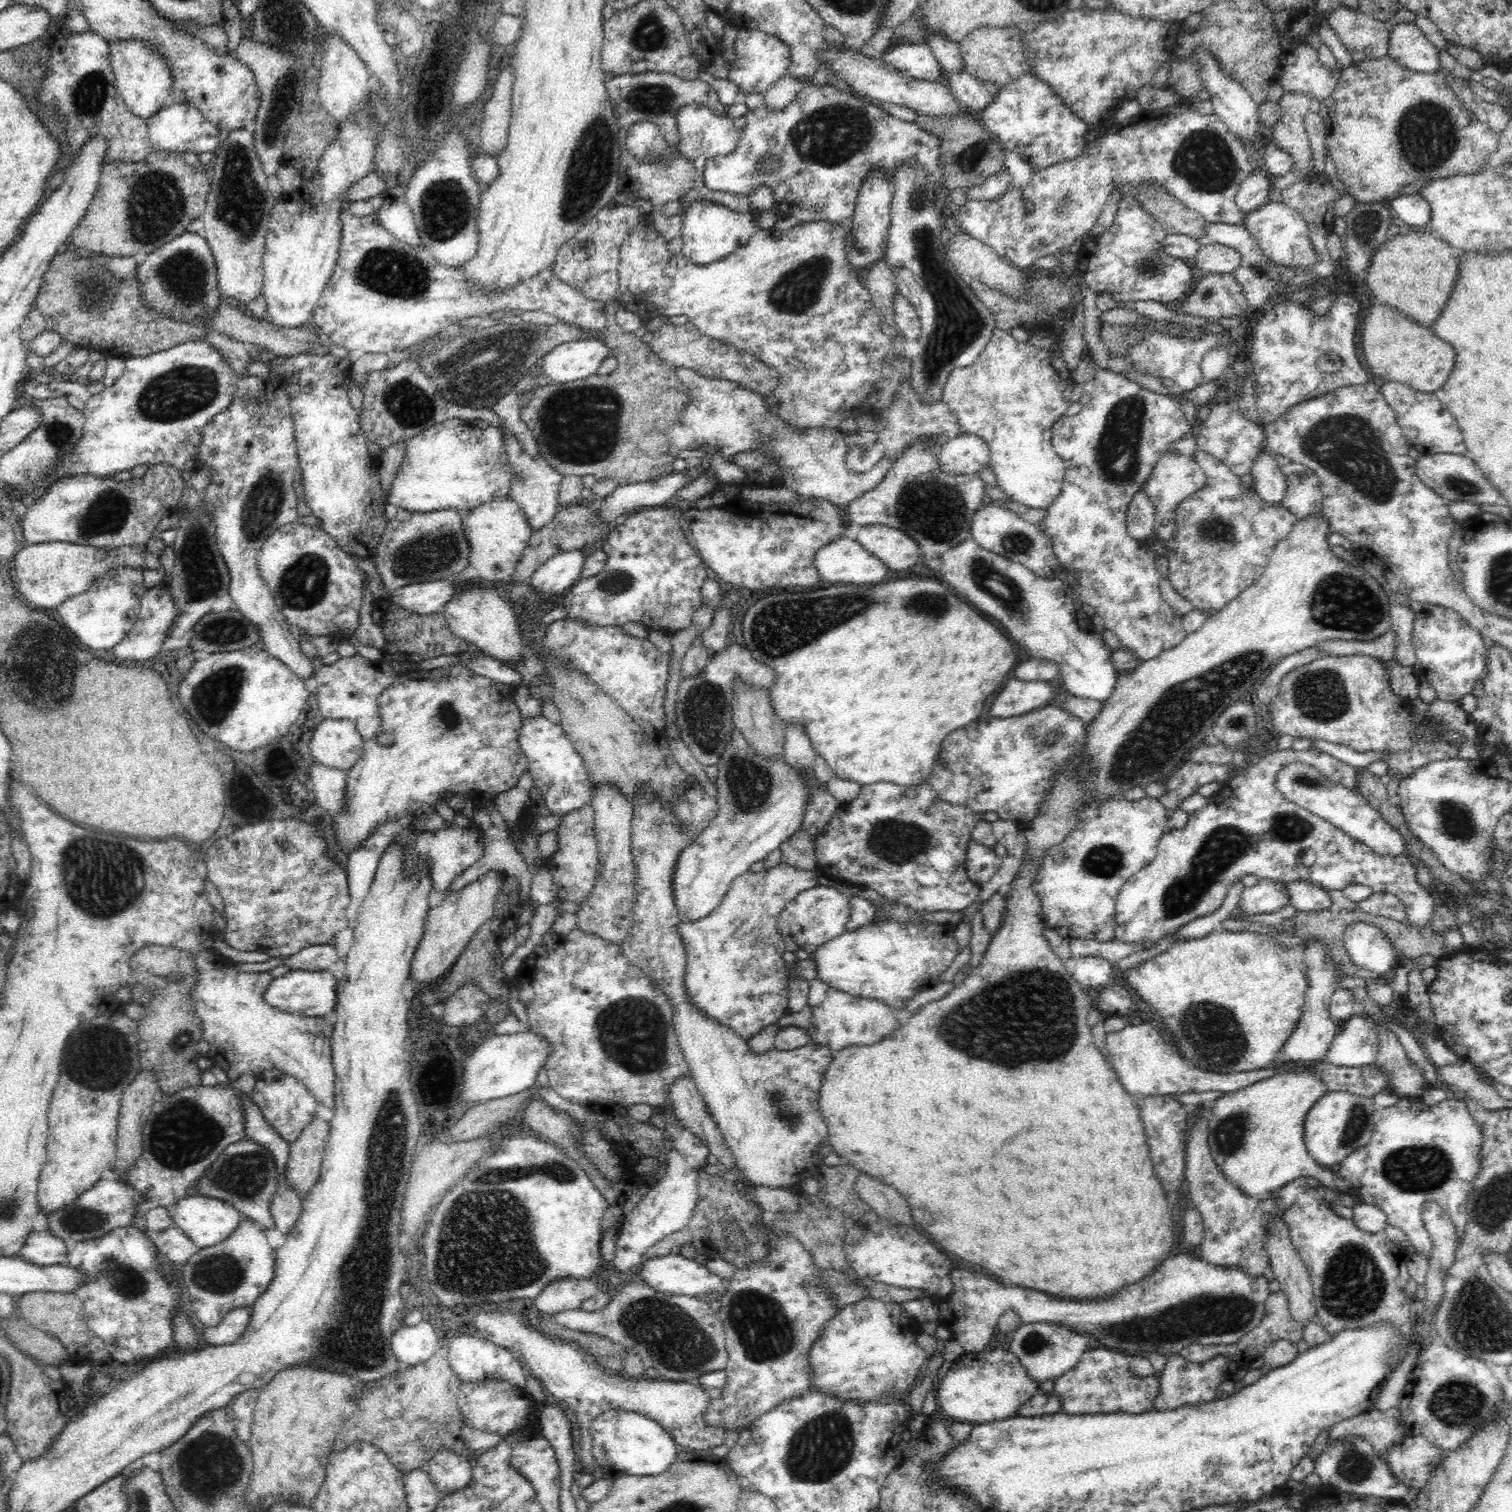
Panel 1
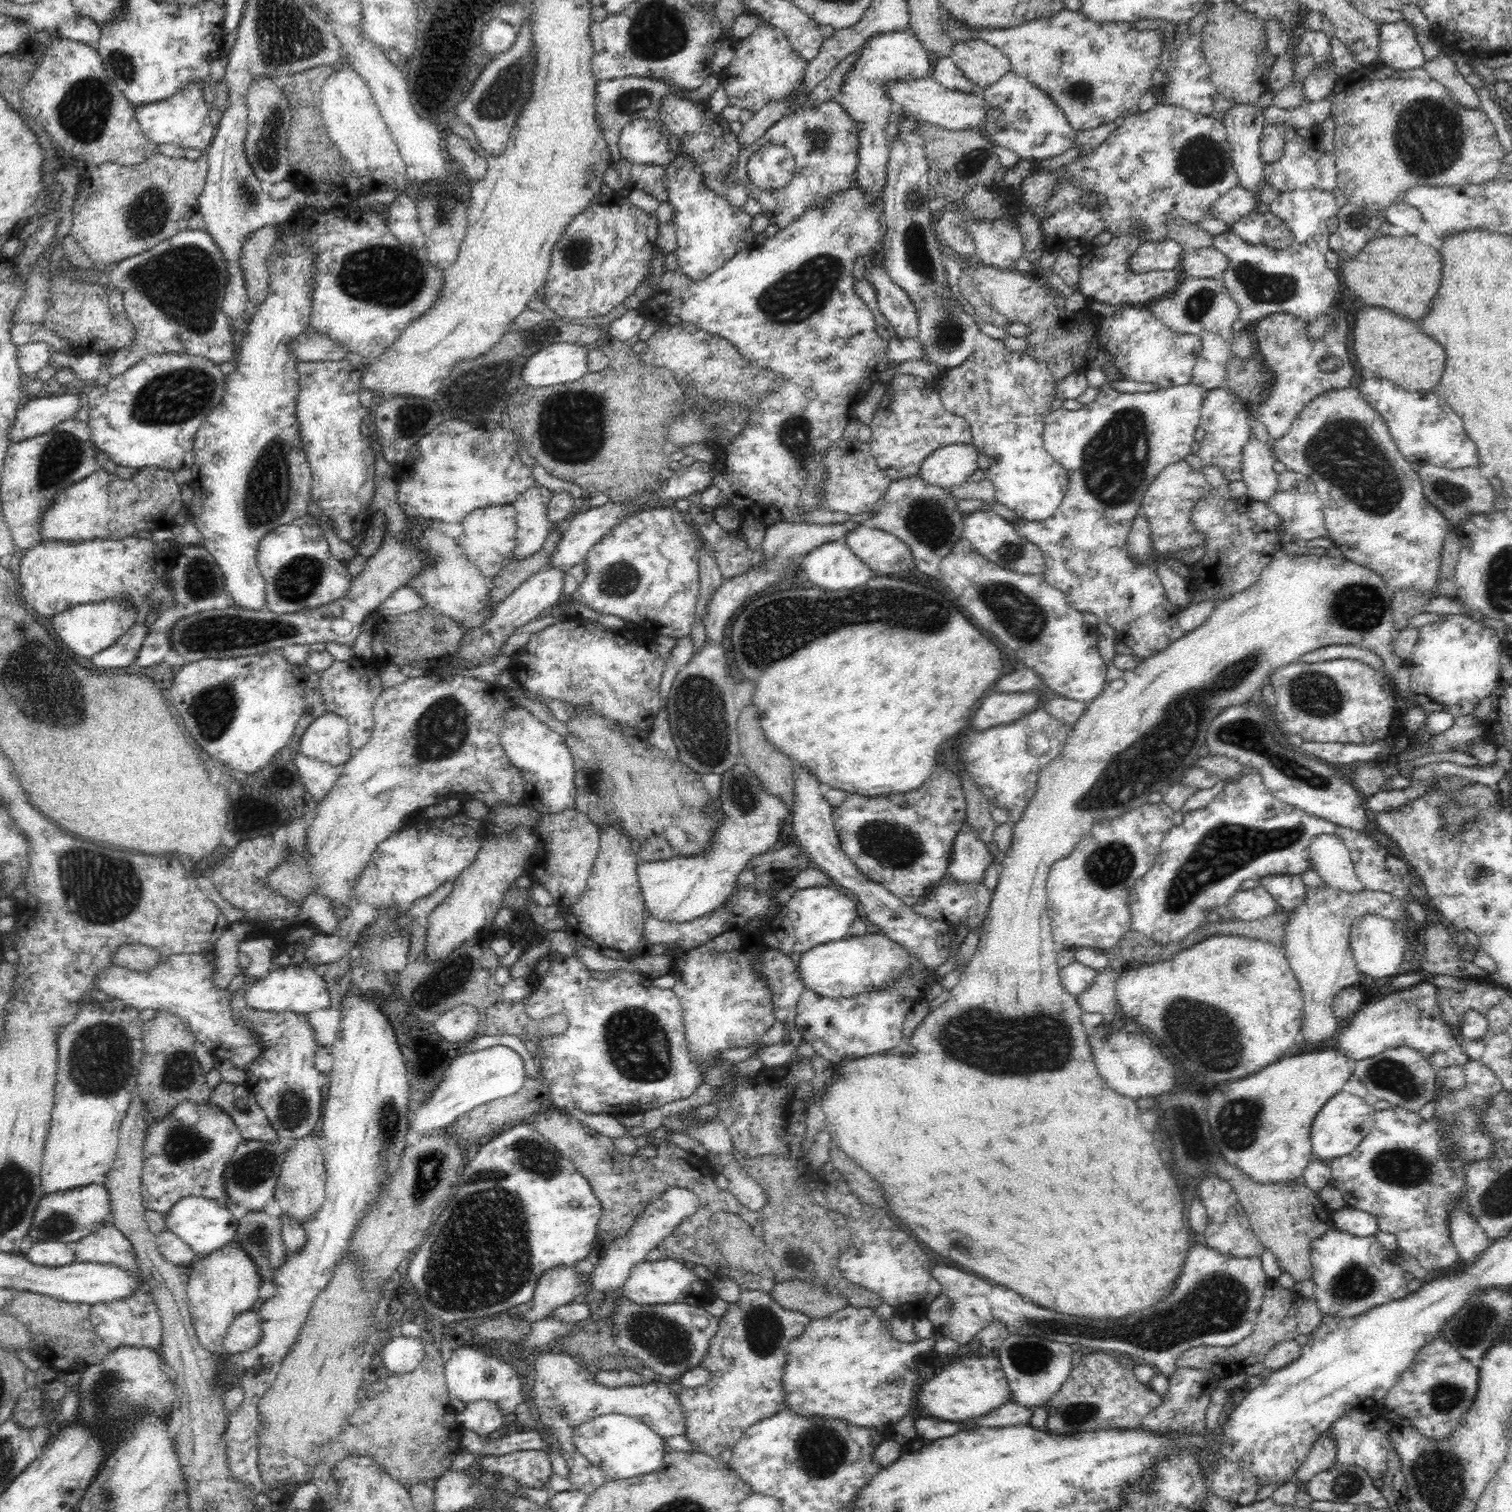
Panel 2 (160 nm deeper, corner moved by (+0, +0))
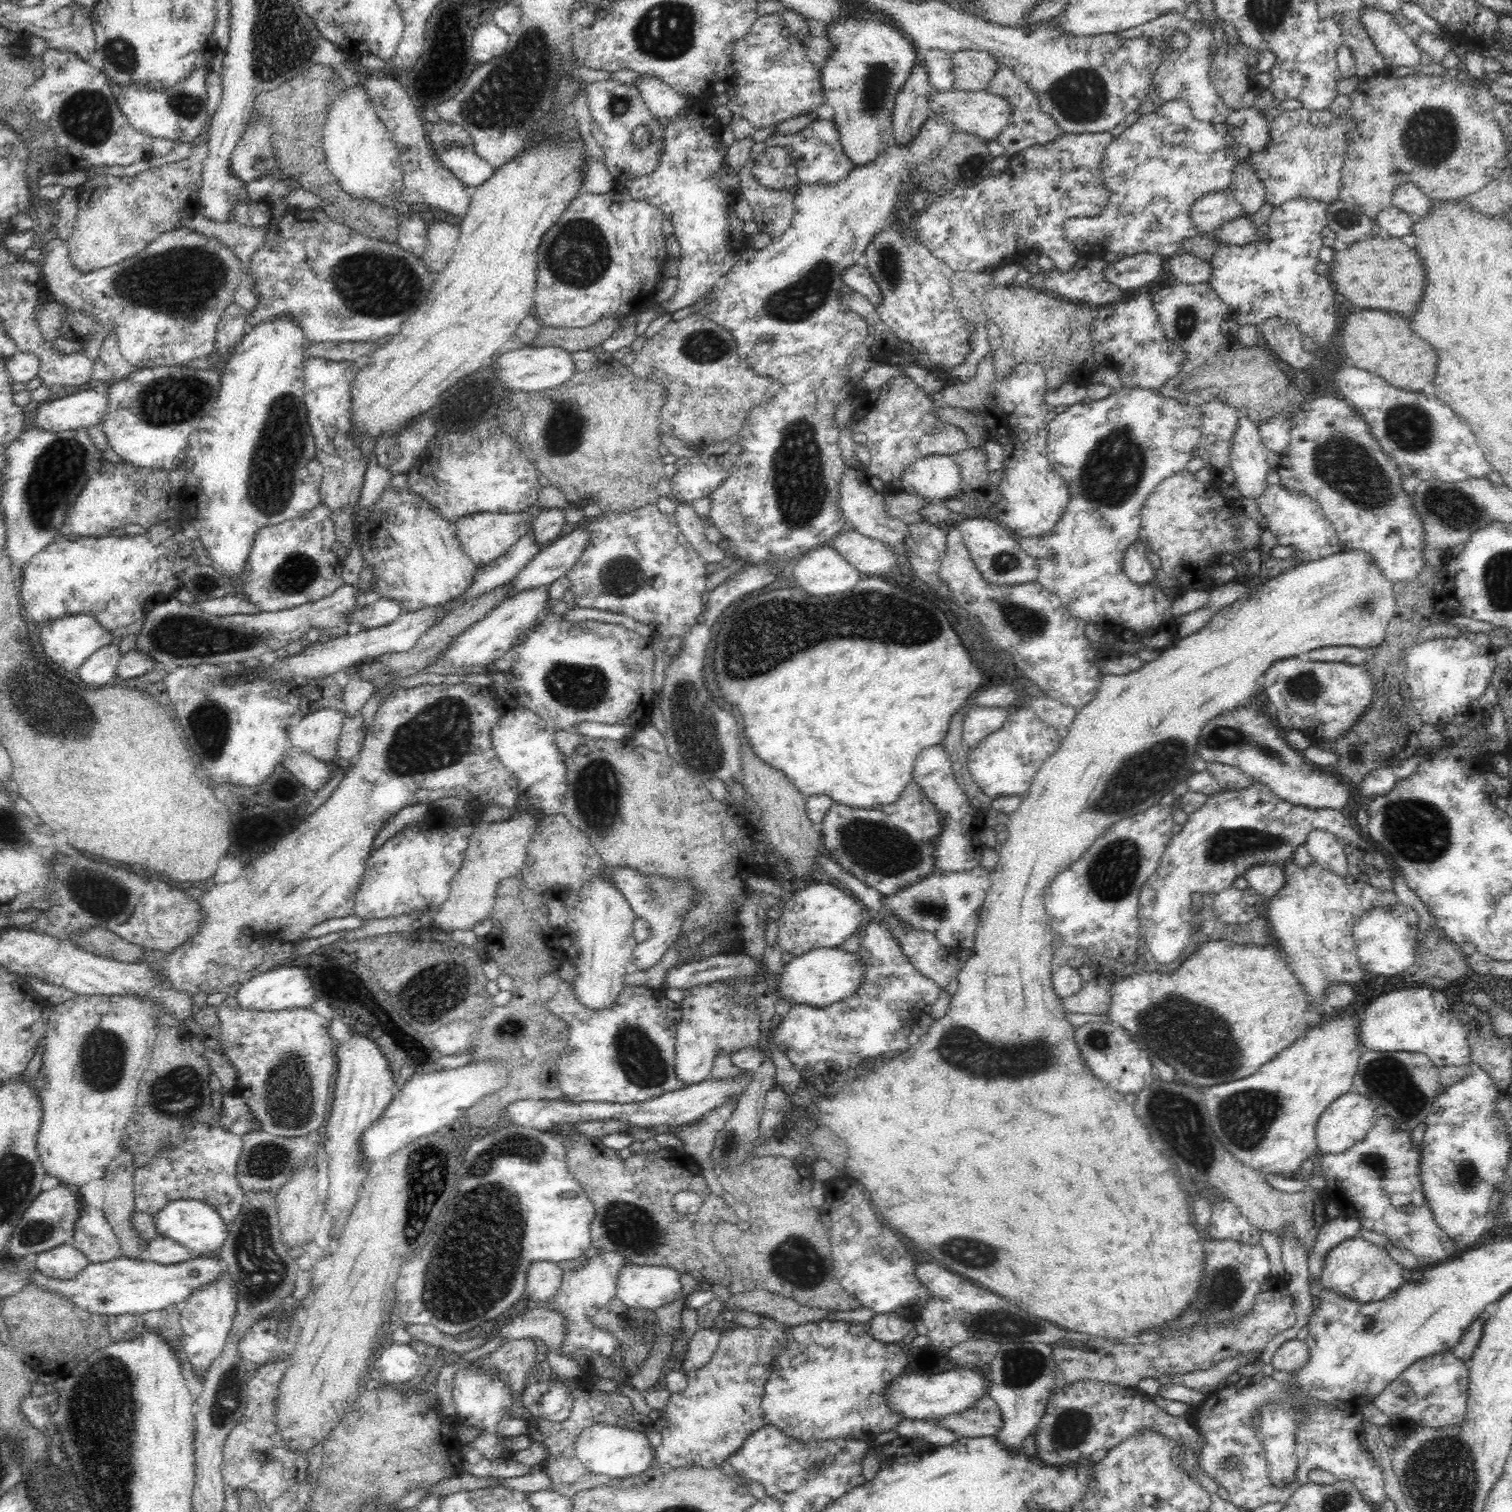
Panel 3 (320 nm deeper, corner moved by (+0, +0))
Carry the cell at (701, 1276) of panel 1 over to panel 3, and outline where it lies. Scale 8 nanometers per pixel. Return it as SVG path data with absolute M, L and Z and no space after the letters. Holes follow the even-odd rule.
M626 1265L618 1273L615 1297L628 1308L658 1309L679 1298L680 1277L667 1266Z

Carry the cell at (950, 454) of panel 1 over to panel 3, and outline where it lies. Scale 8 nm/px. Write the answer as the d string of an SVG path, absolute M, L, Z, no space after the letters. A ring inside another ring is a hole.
M950 455L922 458L902 472L900 491L941 502L953 496L959 487L959 470Z

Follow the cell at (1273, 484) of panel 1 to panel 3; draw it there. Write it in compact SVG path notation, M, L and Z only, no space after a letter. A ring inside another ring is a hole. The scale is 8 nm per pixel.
M1249 418L1238 419L1238 426L1232 435L1231 458L1230 479L1243 498L1256 500L1262 496L1268 486L1266 476L1271 469L1259 430Z

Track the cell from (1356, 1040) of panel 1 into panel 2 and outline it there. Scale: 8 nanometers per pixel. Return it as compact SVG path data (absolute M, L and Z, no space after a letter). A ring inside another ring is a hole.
M1424 979L1403 990L1397 989L1388 993L1387 996L1384 995L1384 998L1359 1008L1337 1038L1338 1051L1342 1051L1342 1055L1356 1062L1396 1046L1407 1046L1422 1053L1422 1056L1425 1056L1436 1069L1465 1065L1469 1058L1458 1040L1462 1036L1469 1040L1482 1038L1488 1032L1488 1019L1472 1009L1465 1014L1460 1032L1452 1031L1452 1027L1446 1021L1442 1021L1436 992L1437 986L1428 979Z

